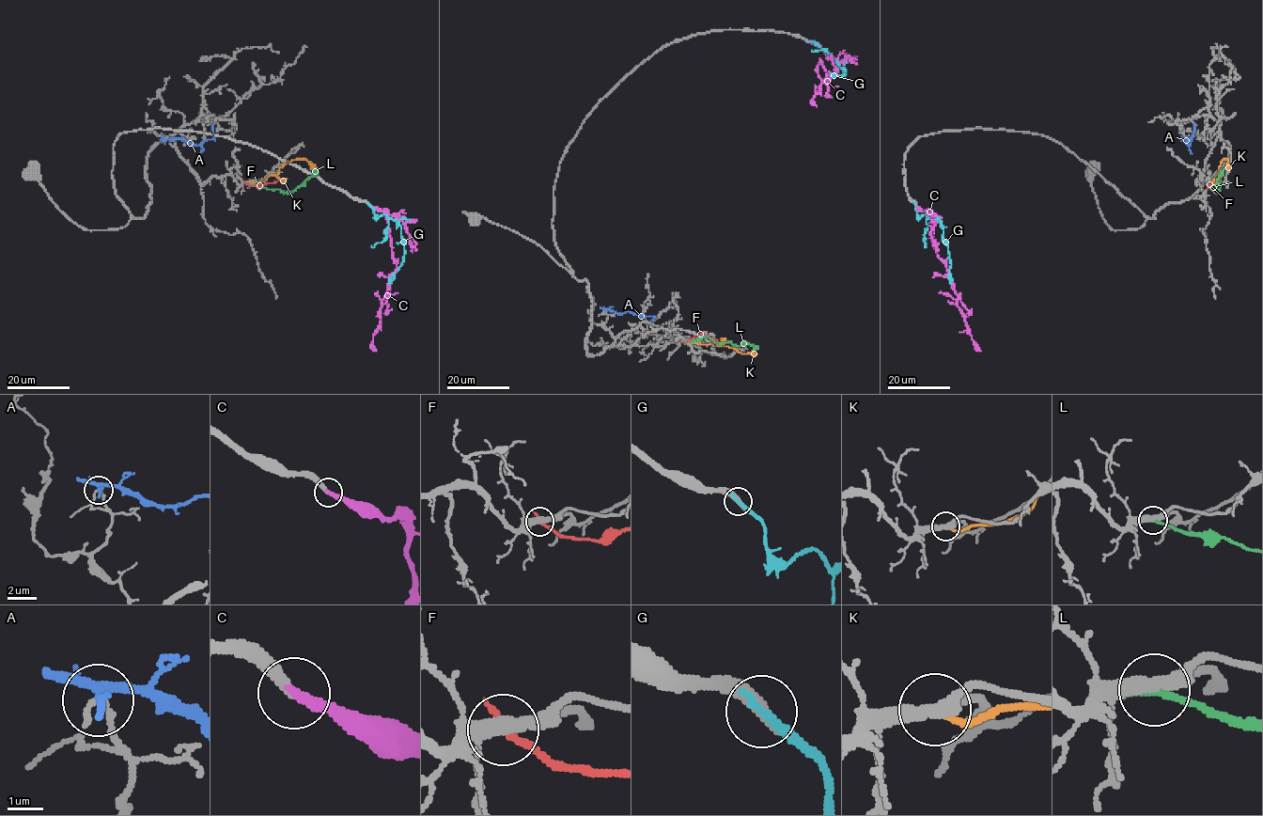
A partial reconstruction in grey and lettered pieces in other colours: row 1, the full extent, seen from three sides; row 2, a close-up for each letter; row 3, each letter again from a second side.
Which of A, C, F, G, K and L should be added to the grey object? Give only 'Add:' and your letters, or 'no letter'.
Add: C

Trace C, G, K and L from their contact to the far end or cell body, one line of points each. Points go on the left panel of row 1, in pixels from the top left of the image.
C: (369, 205), (386, 212), (396, 264), (372, 339), (376, 350)
G: (367, 204), (378, 216), (384, 214), (400, 225), (403, 261), (388, 283)
K: (248, 181), (262, 180), (269, 175), (276, 175), (286, 163), (295, 159), (305, 158), (316, 167)
L: (246, 182), (291, 193), (315, 171), (311, 169)

